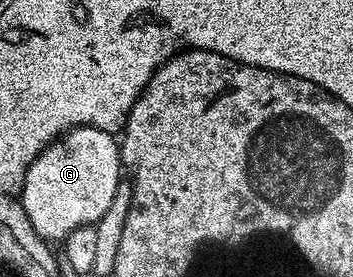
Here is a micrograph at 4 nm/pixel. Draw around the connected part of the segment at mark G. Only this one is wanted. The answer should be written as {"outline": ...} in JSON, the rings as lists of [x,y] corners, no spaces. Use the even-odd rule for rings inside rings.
{"outline":[[[75,127],[50,143],[29,165],[21,200],[33,229],[48,241],[62,241],[73,229],[89,227],[99,219],[121,190],[121,147],[116,136],[96,127]]]}

